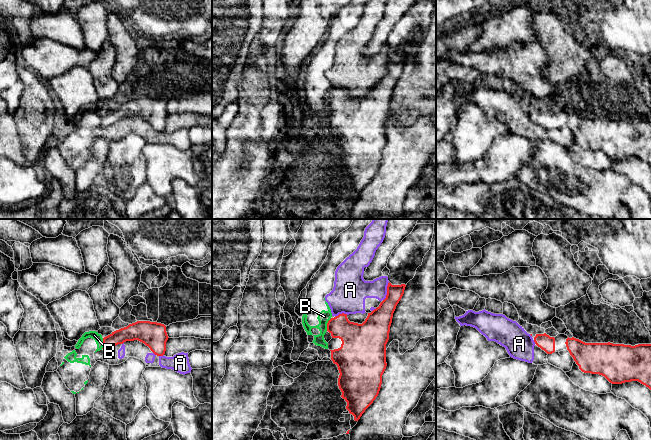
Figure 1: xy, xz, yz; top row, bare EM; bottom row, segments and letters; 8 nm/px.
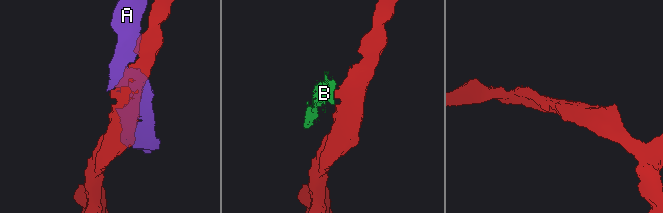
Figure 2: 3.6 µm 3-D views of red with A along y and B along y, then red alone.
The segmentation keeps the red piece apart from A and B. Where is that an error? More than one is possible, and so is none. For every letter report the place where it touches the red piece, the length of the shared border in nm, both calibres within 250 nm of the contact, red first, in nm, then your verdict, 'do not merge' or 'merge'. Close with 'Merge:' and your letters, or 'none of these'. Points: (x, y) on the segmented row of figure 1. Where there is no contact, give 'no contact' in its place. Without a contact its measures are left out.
A: xz (387, 291) | 160 nm | 190/200 nm | do not merge
B: xz (327, 324) | 110 nm | 220/100 nm | do not merge
Merge: none of these

